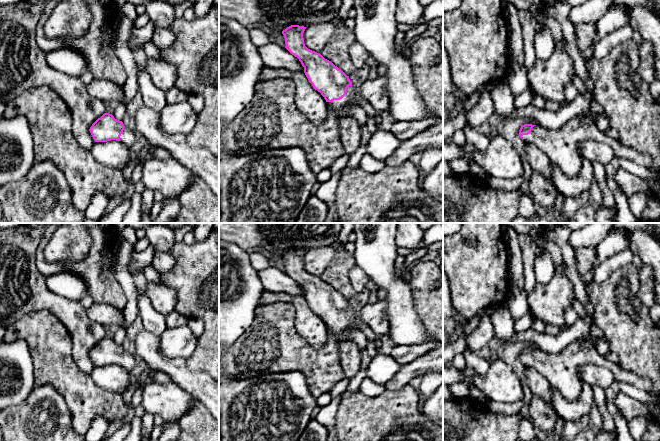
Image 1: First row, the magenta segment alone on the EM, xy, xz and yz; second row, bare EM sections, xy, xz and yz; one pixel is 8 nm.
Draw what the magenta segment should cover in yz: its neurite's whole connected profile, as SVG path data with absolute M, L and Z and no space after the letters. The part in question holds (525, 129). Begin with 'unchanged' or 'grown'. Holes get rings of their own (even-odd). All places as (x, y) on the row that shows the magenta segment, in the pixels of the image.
grown; M588 114L570 119L557 130L539 124L524 124L521 125L519 136L526 144L537 146L568 177L577 176L581 170L582 156L577 149L581 140L594 140L609 145L618 161L631 160L646 168L653 163L649 155L641 154L619 140L606 136L589 119Z

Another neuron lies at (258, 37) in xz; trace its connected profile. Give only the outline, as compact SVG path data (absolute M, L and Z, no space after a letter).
M259 28L249 30L251 42L257 47L266 45L270 42L269 36Z

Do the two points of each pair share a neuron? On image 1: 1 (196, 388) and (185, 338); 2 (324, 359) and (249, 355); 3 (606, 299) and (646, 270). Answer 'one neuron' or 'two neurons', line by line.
1: two neurons
2: one neuron
3: two neurons

